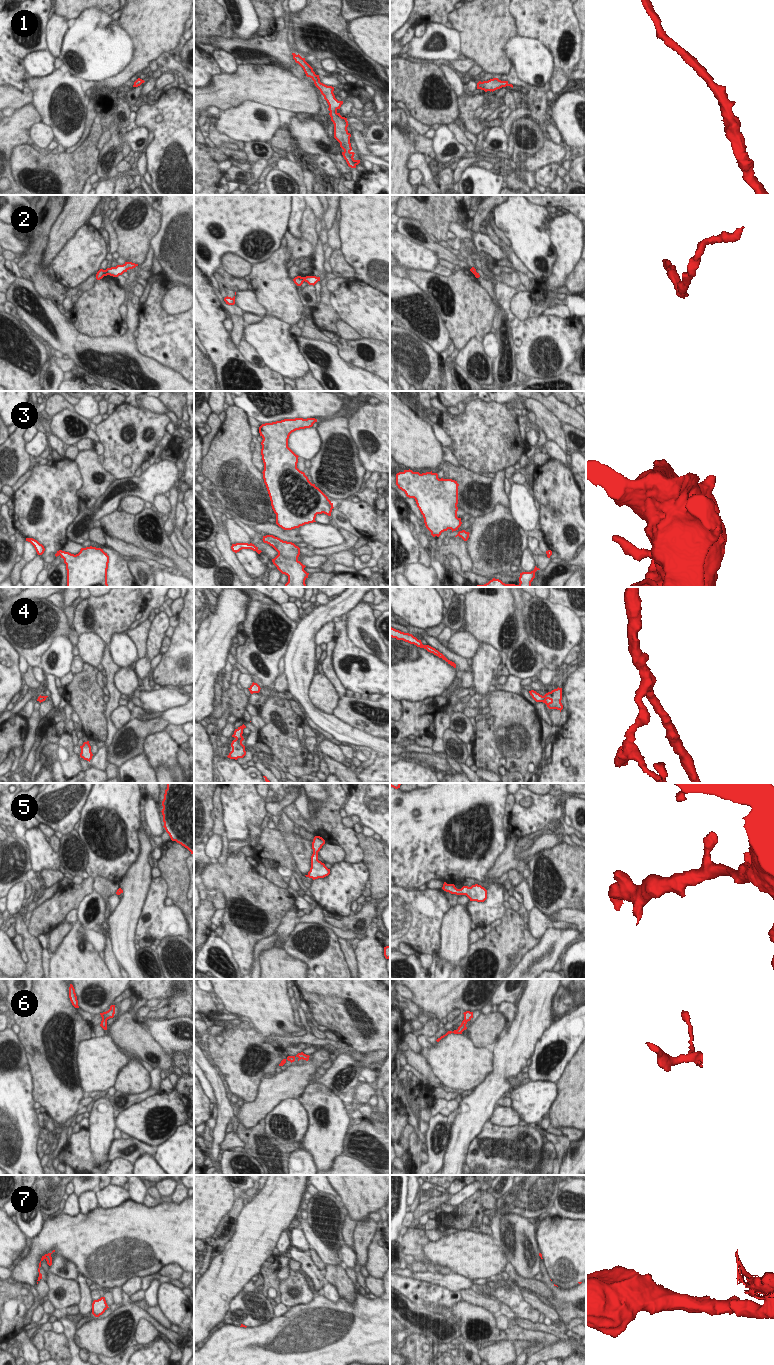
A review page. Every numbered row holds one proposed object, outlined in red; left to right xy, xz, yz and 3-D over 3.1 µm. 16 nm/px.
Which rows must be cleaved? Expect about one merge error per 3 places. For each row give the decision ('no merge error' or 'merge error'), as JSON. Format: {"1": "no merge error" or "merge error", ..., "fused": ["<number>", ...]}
{"1": "no merge error", "2": "merge error", "3": "no merge error", "4": "no merge error", "5": "no merge error", "6": "no merge error", "7": "merge error", "fused": ["2", "7"]}

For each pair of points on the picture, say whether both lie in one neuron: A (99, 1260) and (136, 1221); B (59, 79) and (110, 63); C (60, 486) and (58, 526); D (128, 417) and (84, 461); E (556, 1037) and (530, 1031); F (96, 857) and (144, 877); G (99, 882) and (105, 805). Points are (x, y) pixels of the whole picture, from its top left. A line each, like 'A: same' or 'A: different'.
A: same
B: different
C: same
D: different
E: different
F: different
G: different

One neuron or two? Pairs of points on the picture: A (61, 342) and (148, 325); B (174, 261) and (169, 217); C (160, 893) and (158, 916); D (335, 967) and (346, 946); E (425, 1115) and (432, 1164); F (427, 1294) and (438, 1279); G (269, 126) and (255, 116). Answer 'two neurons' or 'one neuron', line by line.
A: two neurons
B: one neuron
C: one neuron
D: two neurons
E: two neurons
F: two neurons
G: one neuron

